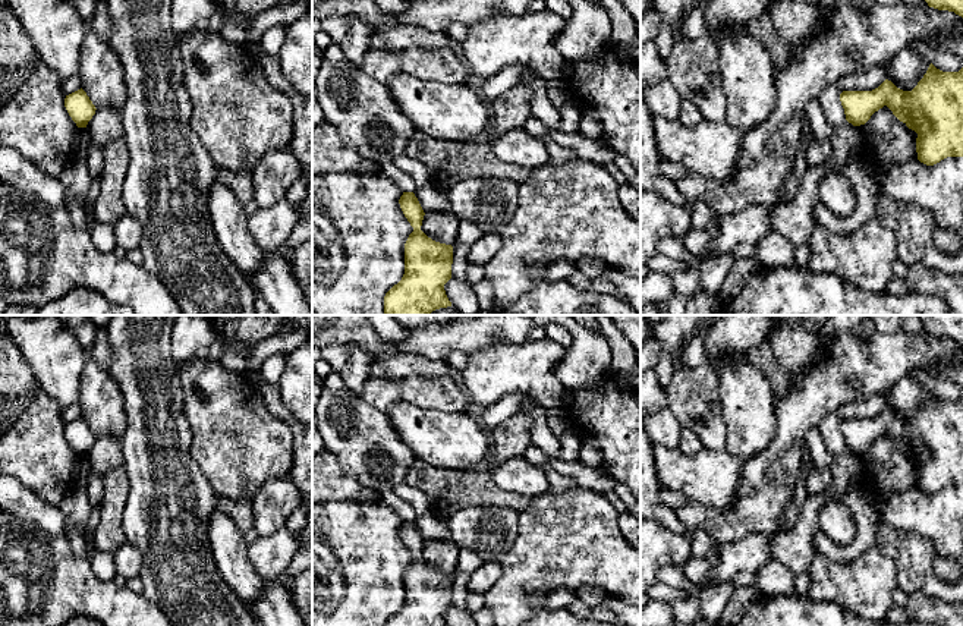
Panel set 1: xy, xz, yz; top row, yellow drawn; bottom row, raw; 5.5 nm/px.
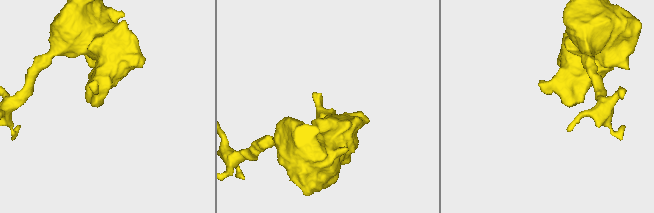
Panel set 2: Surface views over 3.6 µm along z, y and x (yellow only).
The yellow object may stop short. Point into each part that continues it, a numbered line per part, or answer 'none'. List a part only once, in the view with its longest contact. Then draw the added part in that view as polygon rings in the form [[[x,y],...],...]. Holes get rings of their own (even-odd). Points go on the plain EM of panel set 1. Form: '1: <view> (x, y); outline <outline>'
none

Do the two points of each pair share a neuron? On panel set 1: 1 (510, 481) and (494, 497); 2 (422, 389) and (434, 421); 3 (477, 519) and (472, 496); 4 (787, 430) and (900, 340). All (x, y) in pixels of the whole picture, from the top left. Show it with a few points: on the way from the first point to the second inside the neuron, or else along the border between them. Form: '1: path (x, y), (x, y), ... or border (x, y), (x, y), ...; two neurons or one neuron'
1: border (491, 474), (491, 478), (500, 487), (531, 499); two neurons
2: border (403, 399), (446, 412), (463, 412); two neurons
3: border (507, 506), (466, 506), (456, 510), (447, 519); two neurons
4: path (815, 402), (850, 370), (872, 367); one neuron

